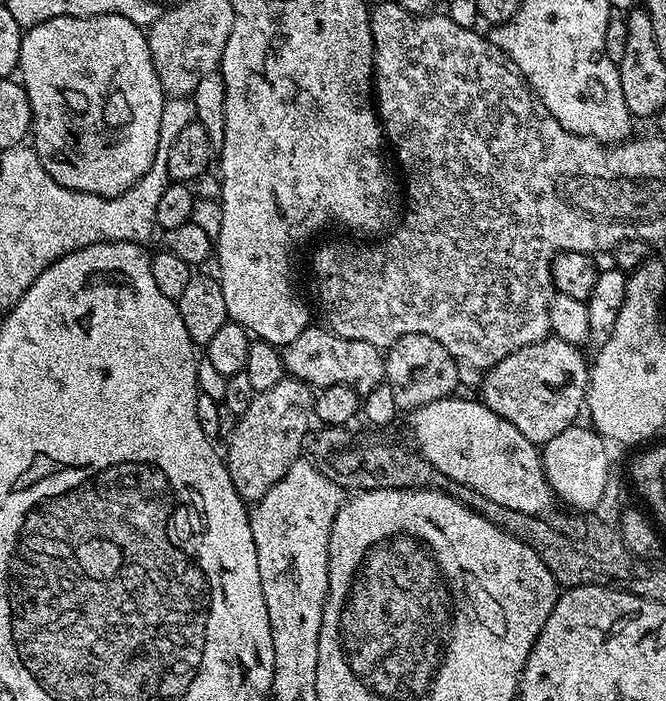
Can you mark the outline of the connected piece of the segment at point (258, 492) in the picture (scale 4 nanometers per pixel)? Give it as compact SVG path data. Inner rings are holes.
M285 375L278 386L255 393L245 412L235 417L236 425L228 436L226 463L230 482L234 482L234 490L245 502L264 497L284 477L286 470L301 459L314 424L315 407L316 392L312 385Z

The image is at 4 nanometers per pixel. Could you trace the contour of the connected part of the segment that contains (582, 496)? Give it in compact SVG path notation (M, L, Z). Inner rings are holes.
M573 426L562 430L562 434L550 438L542 446L544 473L552 487L552 495L557 501L569 504L580 512L595 513L598 502L605 491L610 477L608 471L608 448L605 437L591 427Z

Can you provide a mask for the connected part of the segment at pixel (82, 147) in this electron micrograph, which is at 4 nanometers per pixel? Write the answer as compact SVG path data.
M118 14L55 16L46 22L34 25L27 29L21 38L18 80L19 83L24 85L32 111L31 143L36 149L46 174L50 174L50 178L54 178L54 182L58 182L58 186L69 188L75 192L89 192L99 196L121 196L126 190L133 188L148 173L154 162L154 154L158 150L158 138L162 126L162 110L166 103L166 93L152 61L145 29L139 28L134 22L130 22L130 18L122 18Z

